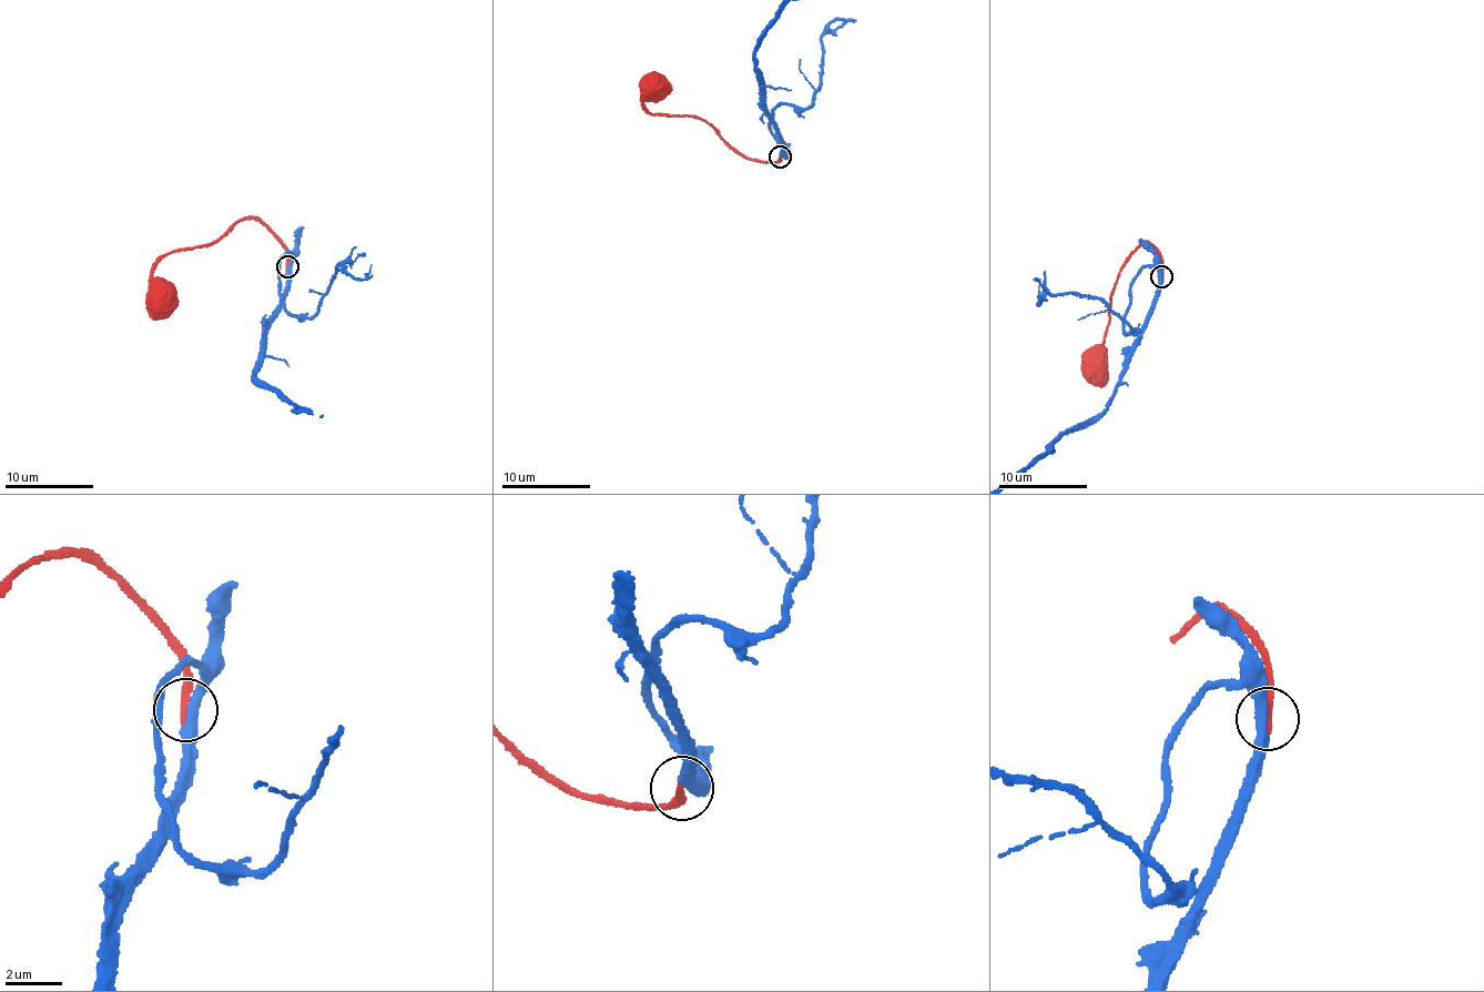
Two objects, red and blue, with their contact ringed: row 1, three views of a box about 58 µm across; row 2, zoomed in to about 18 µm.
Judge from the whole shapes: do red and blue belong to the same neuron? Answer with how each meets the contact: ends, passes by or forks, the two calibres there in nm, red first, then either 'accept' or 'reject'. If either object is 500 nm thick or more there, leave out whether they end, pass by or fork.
red ends there; blue passes by; 260 nm thick on the red side, 360 nm on the other; accept

